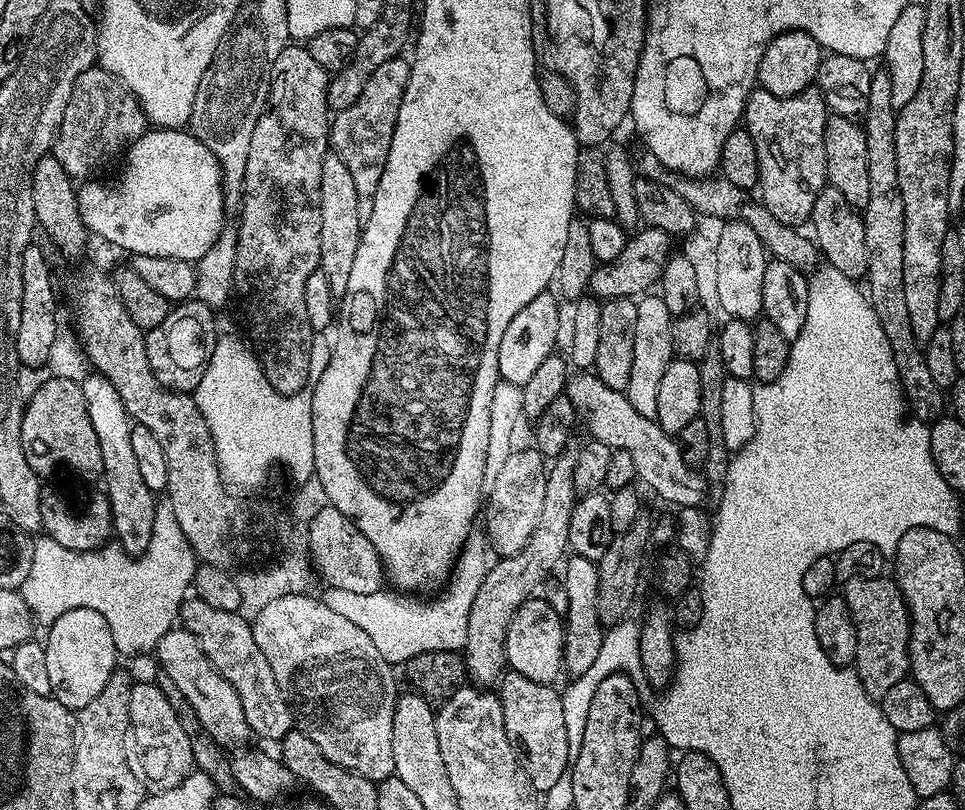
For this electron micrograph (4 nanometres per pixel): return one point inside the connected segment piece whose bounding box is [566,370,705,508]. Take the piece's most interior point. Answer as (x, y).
(658, 460)

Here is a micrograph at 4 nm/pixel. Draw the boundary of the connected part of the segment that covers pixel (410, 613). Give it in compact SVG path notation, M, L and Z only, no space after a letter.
M473 534L468 537L464 548L456 557L456 566L452 570L450 579L447 581L445 590L441 596L433 600L419 600L416 594L401 594L396 590L381 590L374 594L357 594L351 590L338 590L337 588L325 587L322 599L330 610L335 610L339 616L354 622L374 642L378 654L390 662L406 662L418 654L430 654L438 650L447 652L460 652L466 646L466 625L470 623L470 606L474 606L474 597L482 586L482 578L486 578L490 567L490 545L483 535Z

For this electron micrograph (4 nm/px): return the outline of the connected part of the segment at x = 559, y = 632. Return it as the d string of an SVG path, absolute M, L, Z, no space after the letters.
M540 599L522 602L518 614L514 614L510 622L510 630L506 630L507 667L522 674L522 678L530 678L530 682L555 685L564 667L564 621L557 609L555 612Z

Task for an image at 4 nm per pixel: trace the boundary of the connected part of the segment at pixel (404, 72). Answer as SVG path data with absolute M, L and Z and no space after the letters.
M397 58L390 62L382 62L382 66L378 66L378 70L370 74L370 82L366 82L358 102L354 102L354 106L346 106L346 110L331 117L331 147L335 155L340 156L342 162L346 162L350 174L354 177L354 186L358 190L361 202L371 201L373 194L378 190L378 182L382 182L382 170L390 154L390 142L394 138L398 110L402 106L402 96L411 73L412 69L407 59Z

